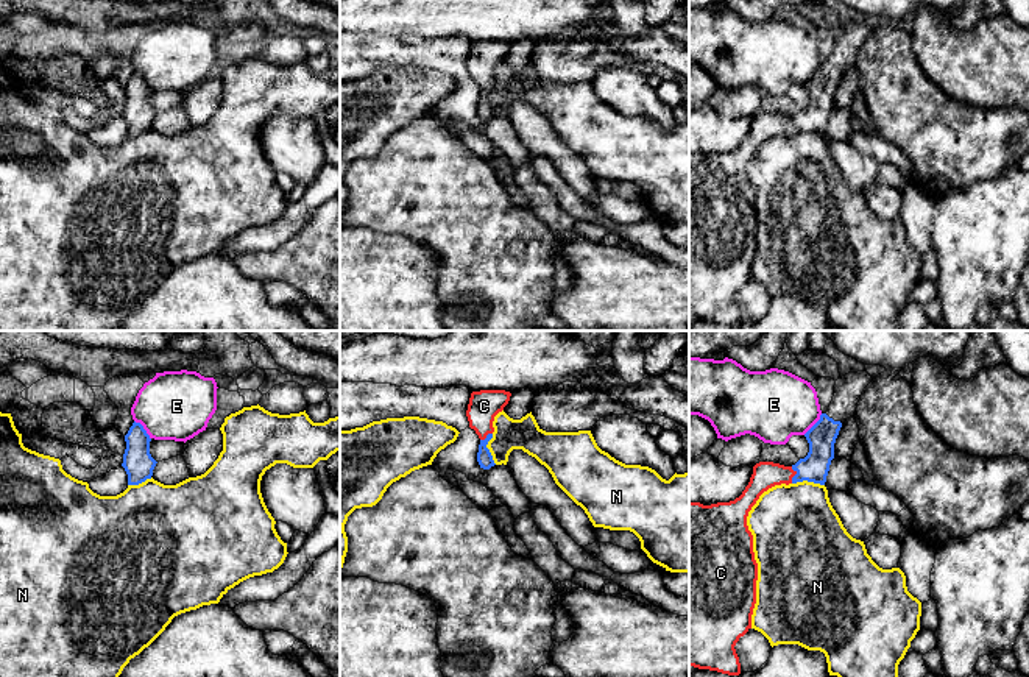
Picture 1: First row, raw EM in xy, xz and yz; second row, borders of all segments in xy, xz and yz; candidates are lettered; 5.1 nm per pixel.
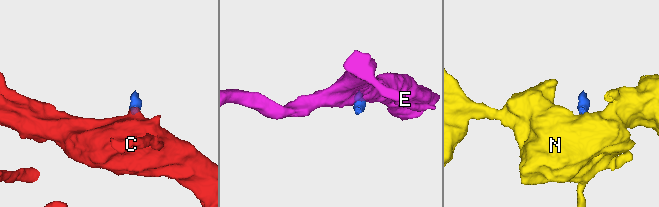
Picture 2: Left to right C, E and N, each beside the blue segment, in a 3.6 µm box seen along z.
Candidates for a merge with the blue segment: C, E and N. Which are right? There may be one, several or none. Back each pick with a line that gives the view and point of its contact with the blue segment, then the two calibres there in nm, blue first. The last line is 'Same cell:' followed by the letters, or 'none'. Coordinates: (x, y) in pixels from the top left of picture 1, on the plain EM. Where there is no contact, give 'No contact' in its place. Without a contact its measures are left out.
C: Touches blue at yz (795, 125). Thickness 150 nm (blue) against 140 nm
Same cell: C

